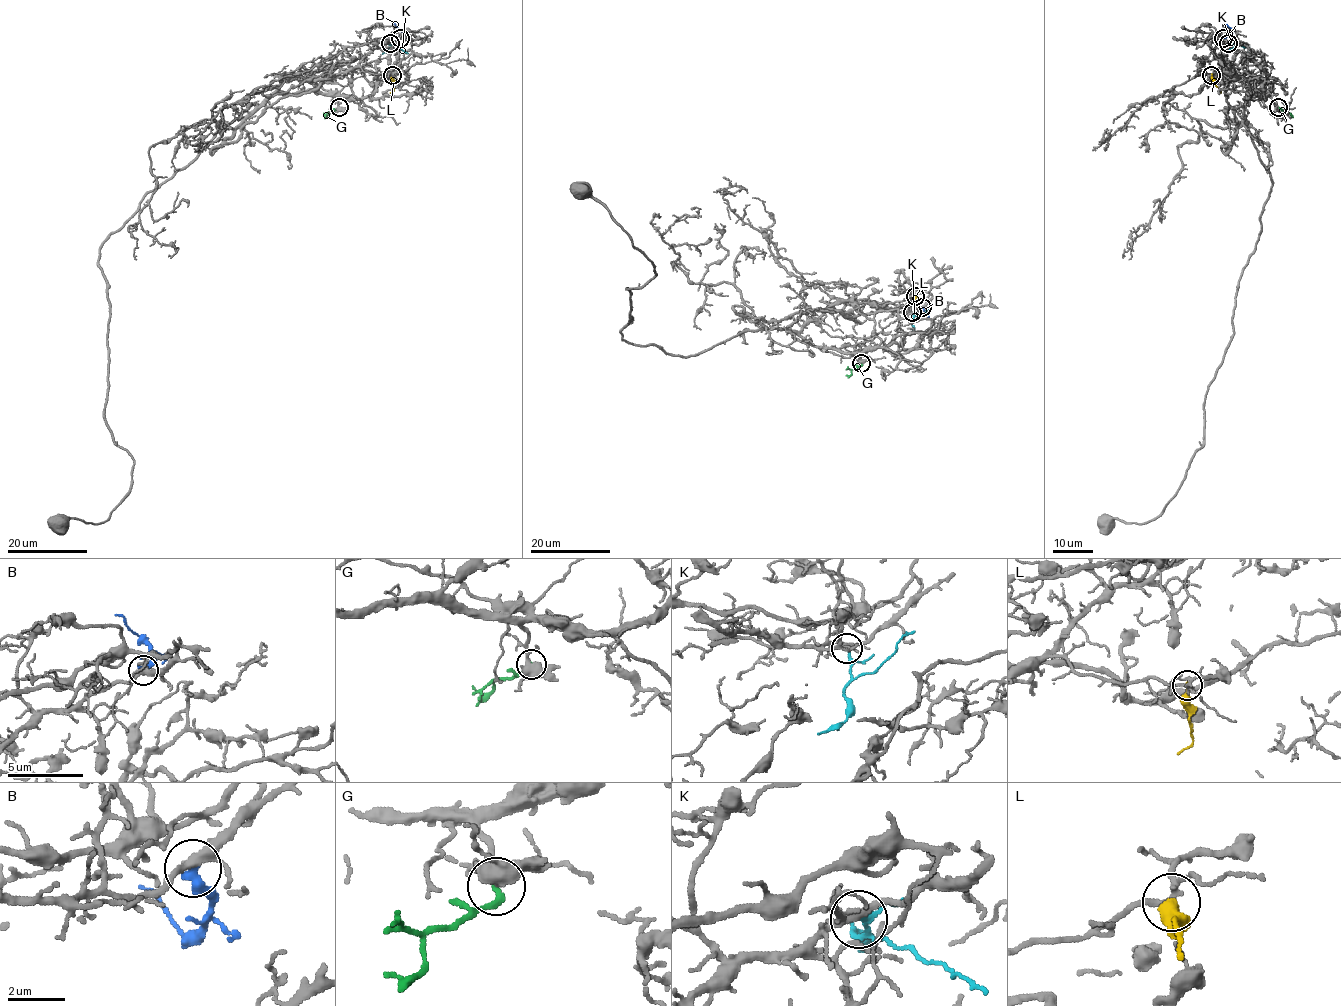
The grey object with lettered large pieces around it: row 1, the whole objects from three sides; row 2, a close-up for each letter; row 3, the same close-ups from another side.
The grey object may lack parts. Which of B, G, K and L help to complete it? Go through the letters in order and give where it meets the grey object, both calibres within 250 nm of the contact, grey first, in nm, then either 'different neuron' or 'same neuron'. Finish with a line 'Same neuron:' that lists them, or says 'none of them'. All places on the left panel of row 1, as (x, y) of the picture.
B: contact (400, 38); calibres 300 and 400 nm; different neuron
G: contact (339, 107); calibres 400 and 240 nm; same neuron
K: contact (390, 43); calibres 190 and 150 nm; same neuron
L: contact (392, 75); calibres 170 and 300 nm; different neuron
Same neuron: G, K

